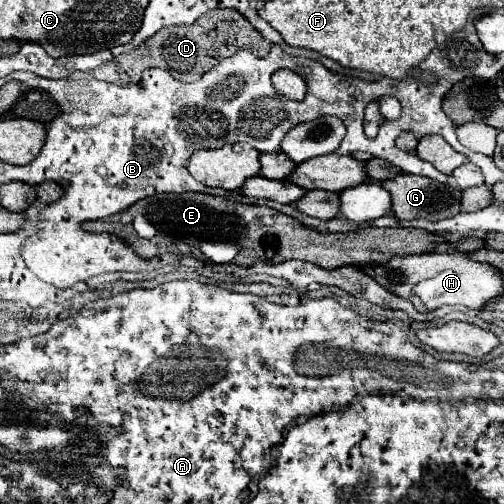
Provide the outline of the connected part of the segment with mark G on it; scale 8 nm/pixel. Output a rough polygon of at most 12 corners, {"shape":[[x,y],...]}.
{"shape":[[399,173],[381,181],[397,219],[461,211],[461,189]]}

